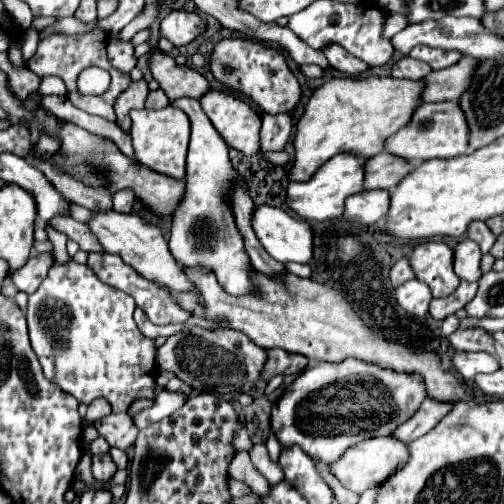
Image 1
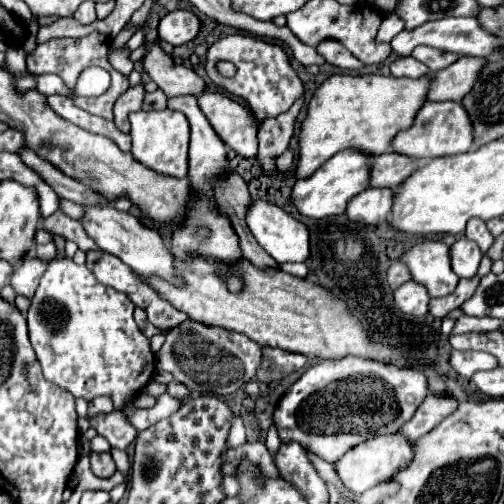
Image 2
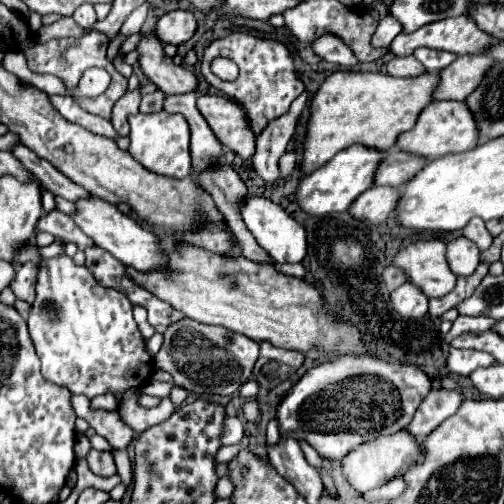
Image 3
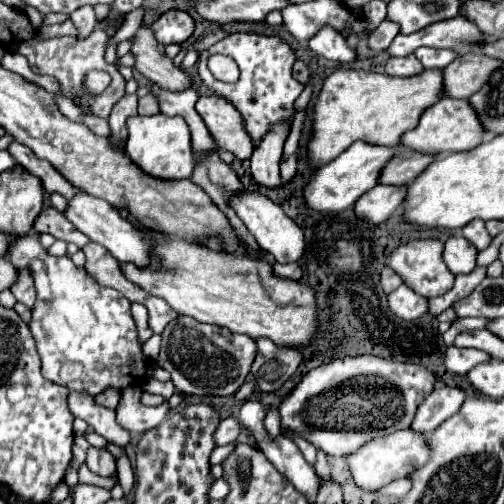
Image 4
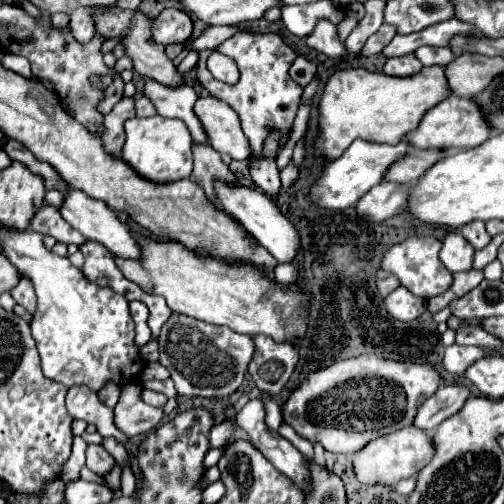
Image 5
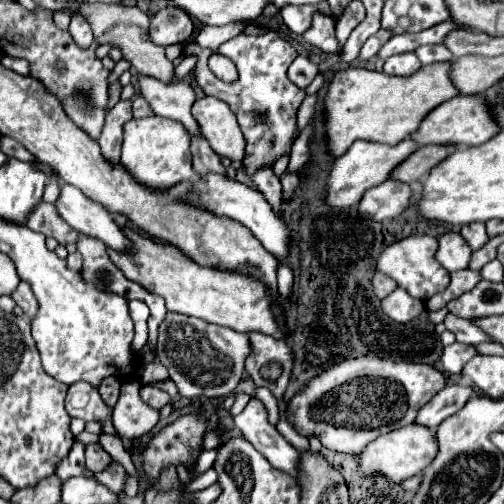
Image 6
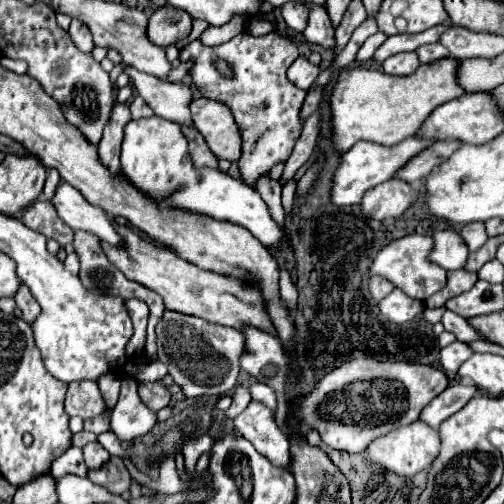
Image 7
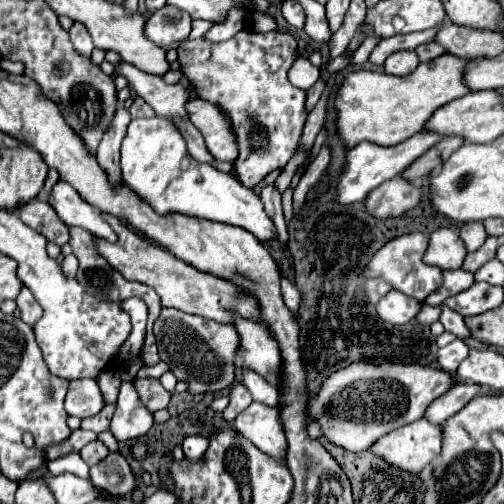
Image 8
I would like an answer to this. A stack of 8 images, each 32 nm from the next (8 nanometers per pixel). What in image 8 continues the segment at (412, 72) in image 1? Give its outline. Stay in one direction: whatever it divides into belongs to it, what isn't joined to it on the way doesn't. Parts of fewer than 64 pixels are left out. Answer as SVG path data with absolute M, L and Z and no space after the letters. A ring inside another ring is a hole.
M410 50L408 52L394 52L384 62L384 70L394 76L406 76L406 74L414 72L418 64L420 64L420 60L418 60L416 52L410 52Z

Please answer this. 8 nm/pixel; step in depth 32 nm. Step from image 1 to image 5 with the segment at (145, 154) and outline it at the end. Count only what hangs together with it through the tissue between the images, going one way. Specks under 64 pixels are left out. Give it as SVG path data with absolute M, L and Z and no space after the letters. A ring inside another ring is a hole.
M150 116L150 118L130 118L126 120L126 144L122 148L122 158L144 178L152 182L176 182L190 178L192 174L192 138L186 124L178 118Z

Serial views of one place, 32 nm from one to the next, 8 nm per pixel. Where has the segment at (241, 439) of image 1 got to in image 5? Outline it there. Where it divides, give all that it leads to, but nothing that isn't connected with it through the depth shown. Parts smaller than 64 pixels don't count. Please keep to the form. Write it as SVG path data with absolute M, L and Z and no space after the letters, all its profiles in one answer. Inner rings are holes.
M224 420L218 426L214 426L214 430L210 432L212 448L218 448L218 446L224 446L224 444L232 442L234 440L234 432L236 432L234 420Z

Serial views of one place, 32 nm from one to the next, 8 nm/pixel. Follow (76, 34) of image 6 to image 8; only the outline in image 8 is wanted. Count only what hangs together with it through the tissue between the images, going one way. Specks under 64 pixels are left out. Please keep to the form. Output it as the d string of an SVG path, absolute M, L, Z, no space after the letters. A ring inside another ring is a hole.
M74 22L72 24L72 28L70 28L70 40L72 40L74 48L80 54L84 54L84 56L90 56L92 54L94 44L92 44L92 38L90 38L90 34L88 34L88 30L86 30L84 24L80 24L80 22Z

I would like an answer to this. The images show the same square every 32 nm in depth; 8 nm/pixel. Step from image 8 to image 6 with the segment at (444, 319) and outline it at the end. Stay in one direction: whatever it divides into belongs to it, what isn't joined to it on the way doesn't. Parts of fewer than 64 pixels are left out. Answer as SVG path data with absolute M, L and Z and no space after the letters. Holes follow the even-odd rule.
M448 314L446 320L444 320L446 328L450 332L456 334L456 342L460 344L482 344L482 342L494 342L484 330L476 328L476 324L472 324L470 320L464 320L464 318L458 318L454 314Z

